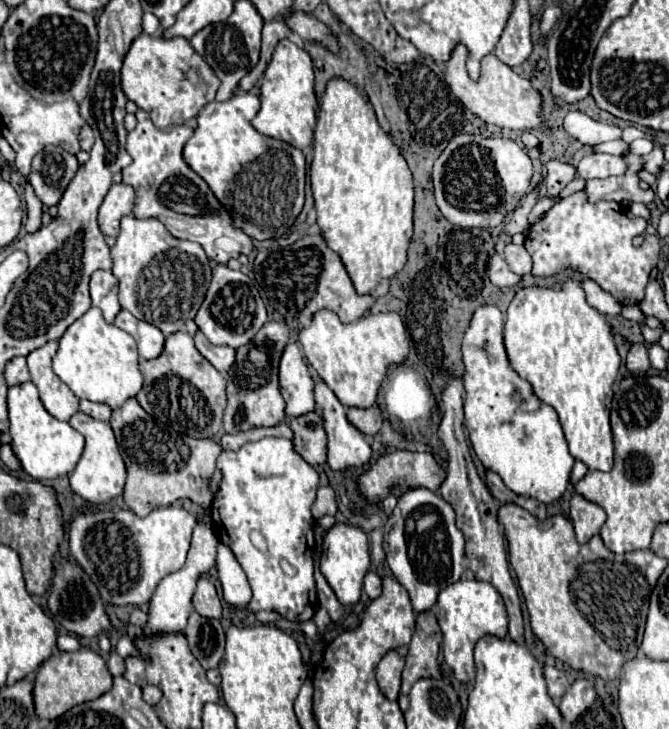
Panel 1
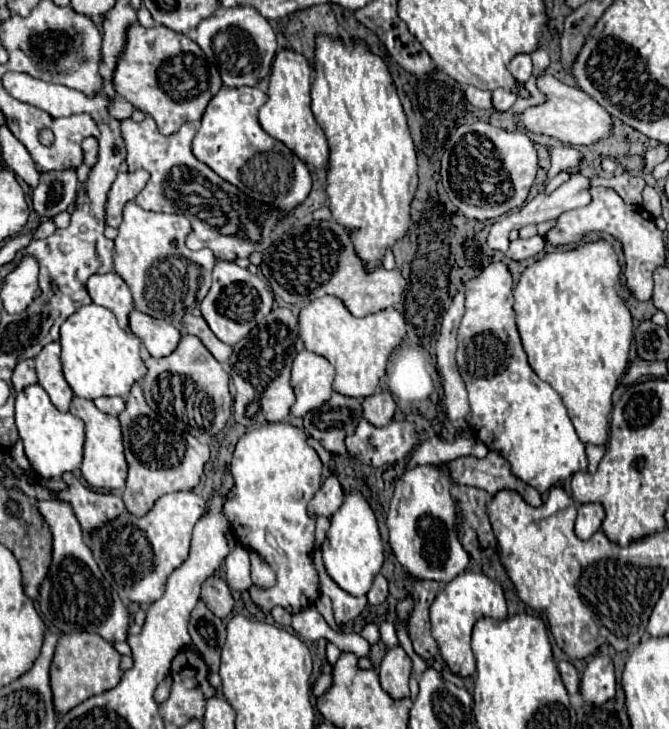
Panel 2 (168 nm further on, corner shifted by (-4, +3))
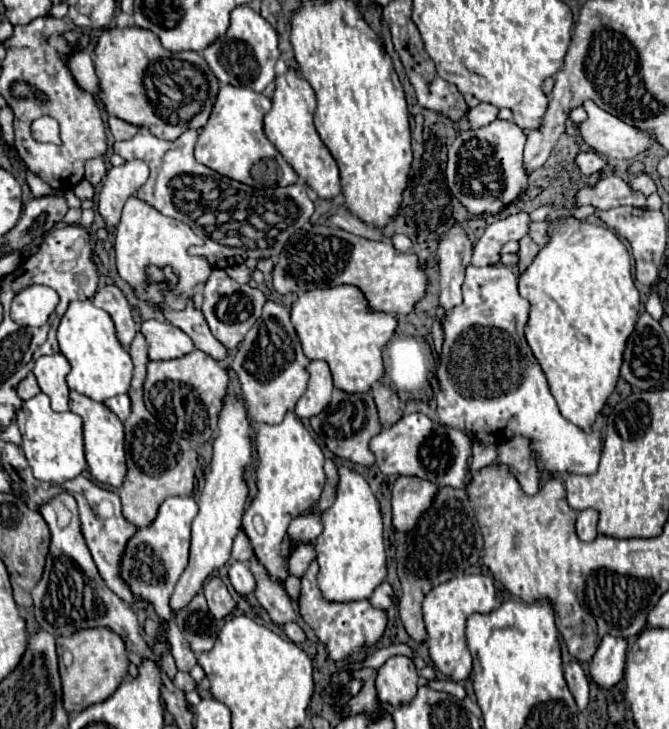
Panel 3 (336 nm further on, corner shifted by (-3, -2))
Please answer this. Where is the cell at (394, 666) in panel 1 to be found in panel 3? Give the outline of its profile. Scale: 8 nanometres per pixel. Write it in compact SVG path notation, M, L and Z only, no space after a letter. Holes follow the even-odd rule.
M394 655L378 669L376 677L378 699L392 707L406 705L416 697L418 691L416 681L418 673L414 661L404 655Z

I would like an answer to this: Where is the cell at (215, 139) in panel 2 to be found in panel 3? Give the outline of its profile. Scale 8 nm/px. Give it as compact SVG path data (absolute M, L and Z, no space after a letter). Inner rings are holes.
M220 87L212 115L204 125L194 155L196 161L208 165L216 173L236 179L250 187L288 187L298 183L296 171L284 161L278 149L262 131L262 117L270 111L270 99L248 87Z

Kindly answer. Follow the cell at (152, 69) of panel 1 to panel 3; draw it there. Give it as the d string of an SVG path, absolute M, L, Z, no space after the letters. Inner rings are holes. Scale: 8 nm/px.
M114 27L104 29L96 45L94 67L102 87L102 103L106 111L138 127L148 127L152 135L164 141L176 141L186 129L202 129L210 117L212 105L218 95L218 79L210 71L204 57L196 51L168 51L160 39L142 27Z

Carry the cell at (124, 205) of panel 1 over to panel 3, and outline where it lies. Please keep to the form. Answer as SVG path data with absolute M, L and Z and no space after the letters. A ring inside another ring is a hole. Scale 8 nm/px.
M128 161L120 167L112 167L106 175L102 191L98 195L98 211L106 221L108 231L112 233L120 221L122 207L128 197L136 195L136 191L146 183L150 171L142 161Z

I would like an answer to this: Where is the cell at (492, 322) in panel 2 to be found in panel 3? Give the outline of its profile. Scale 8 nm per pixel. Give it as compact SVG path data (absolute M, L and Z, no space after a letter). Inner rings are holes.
M502 263L488 267L466 269L466 281L462 285L464 301L460 307L450 311L448 321L444 325L444 347L442 359L438 367L438 419L442 425L460 429L460 431L518 431L526 439L530 439L530 459L536 463L542 477L550 477L554 473L578 473L590 475L598 469L600 451L602 451L602 429L604 417L598 415L592 433L584 433L574 423L562 417L556 399L552 397L546 377L534 359L522 327L528 319L530 305L518 293L518 277L514 271Z

